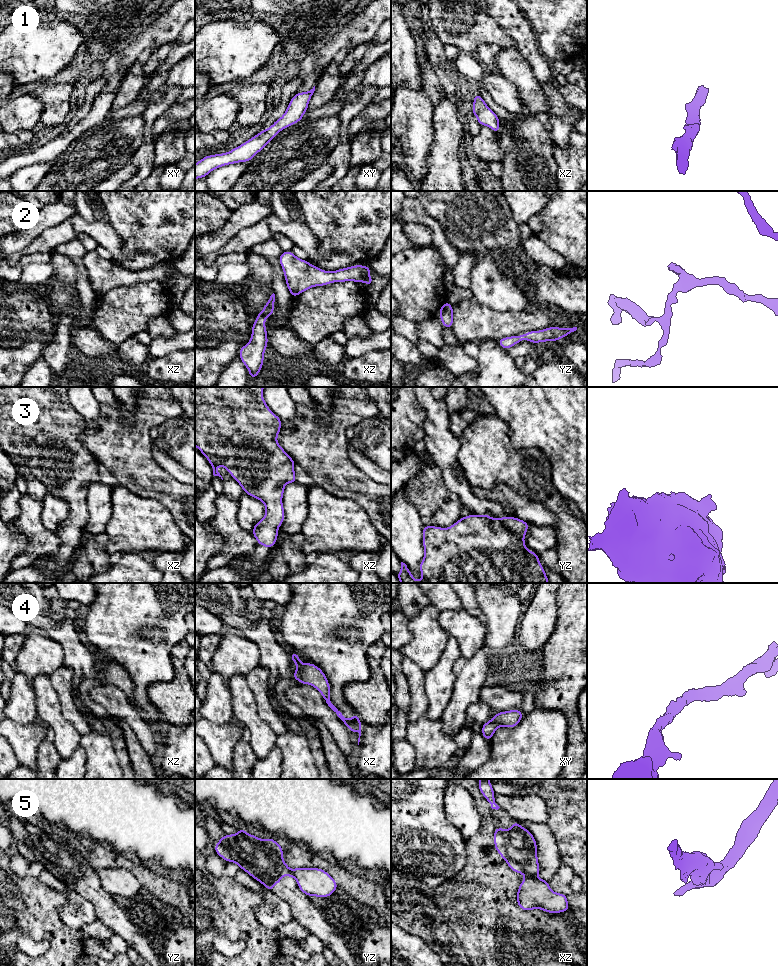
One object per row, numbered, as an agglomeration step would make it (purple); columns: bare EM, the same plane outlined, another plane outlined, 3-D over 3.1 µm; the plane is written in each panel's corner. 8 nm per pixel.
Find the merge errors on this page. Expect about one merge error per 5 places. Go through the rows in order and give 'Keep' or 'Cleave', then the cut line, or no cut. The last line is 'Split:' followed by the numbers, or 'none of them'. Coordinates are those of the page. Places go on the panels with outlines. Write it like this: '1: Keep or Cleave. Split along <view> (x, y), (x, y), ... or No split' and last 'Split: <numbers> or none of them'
1: Keep. No split
2: Keep. No split
3: Keep. No split
4: Keep. No split
5: Cleave. Split along xz (526, 876), (537, 877)
Split: 5

